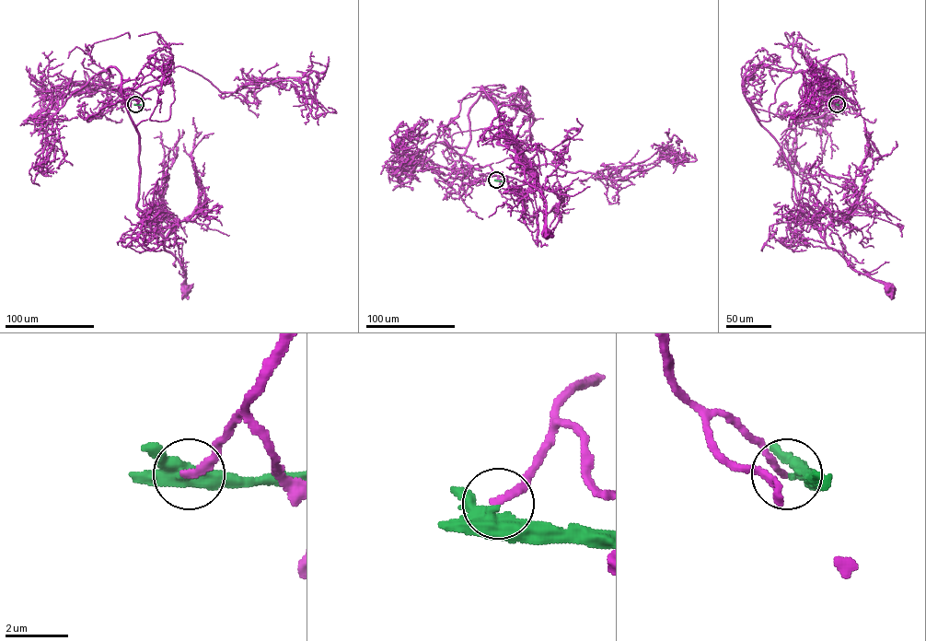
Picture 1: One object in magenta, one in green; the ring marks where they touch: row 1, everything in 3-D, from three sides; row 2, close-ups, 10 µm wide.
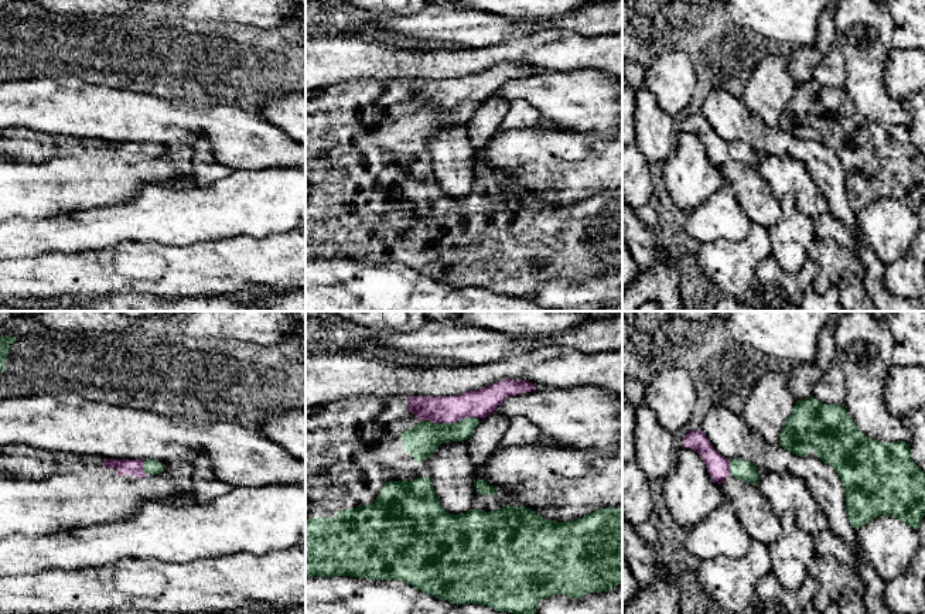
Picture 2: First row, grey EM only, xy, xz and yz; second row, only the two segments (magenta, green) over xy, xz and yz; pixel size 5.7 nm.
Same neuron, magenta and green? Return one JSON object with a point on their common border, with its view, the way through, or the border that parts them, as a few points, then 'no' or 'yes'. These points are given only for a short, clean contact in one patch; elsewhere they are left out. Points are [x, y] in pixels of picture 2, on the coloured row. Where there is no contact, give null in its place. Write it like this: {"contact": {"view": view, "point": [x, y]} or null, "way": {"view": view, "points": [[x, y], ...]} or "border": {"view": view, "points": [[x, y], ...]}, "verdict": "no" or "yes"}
{"contact": {"view": "xz", "point": [454, 422]}, "way": {"view": "xz", "points": [[480, 403], [473, 403], [454, 422], [443, 432], [422, 440]]}, "verdict": "yes"}

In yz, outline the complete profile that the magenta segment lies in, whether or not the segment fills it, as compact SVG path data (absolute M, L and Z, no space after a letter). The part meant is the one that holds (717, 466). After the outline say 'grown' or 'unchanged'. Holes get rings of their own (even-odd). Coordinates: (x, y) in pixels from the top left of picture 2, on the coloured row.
M702 430L686 434L682 444L693 448L702 457L714 482L721 484L724 478L733 475L757 485L760 480L757 467L747 460L726 458L713 447Z; grown

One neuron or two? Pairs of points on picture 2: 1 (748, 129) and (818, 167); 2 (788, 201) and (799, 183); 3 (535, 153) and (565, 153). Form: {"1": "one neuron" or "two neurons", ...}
{"1": "one neuron", "2": "two neurons", "3": "one neuron"}

